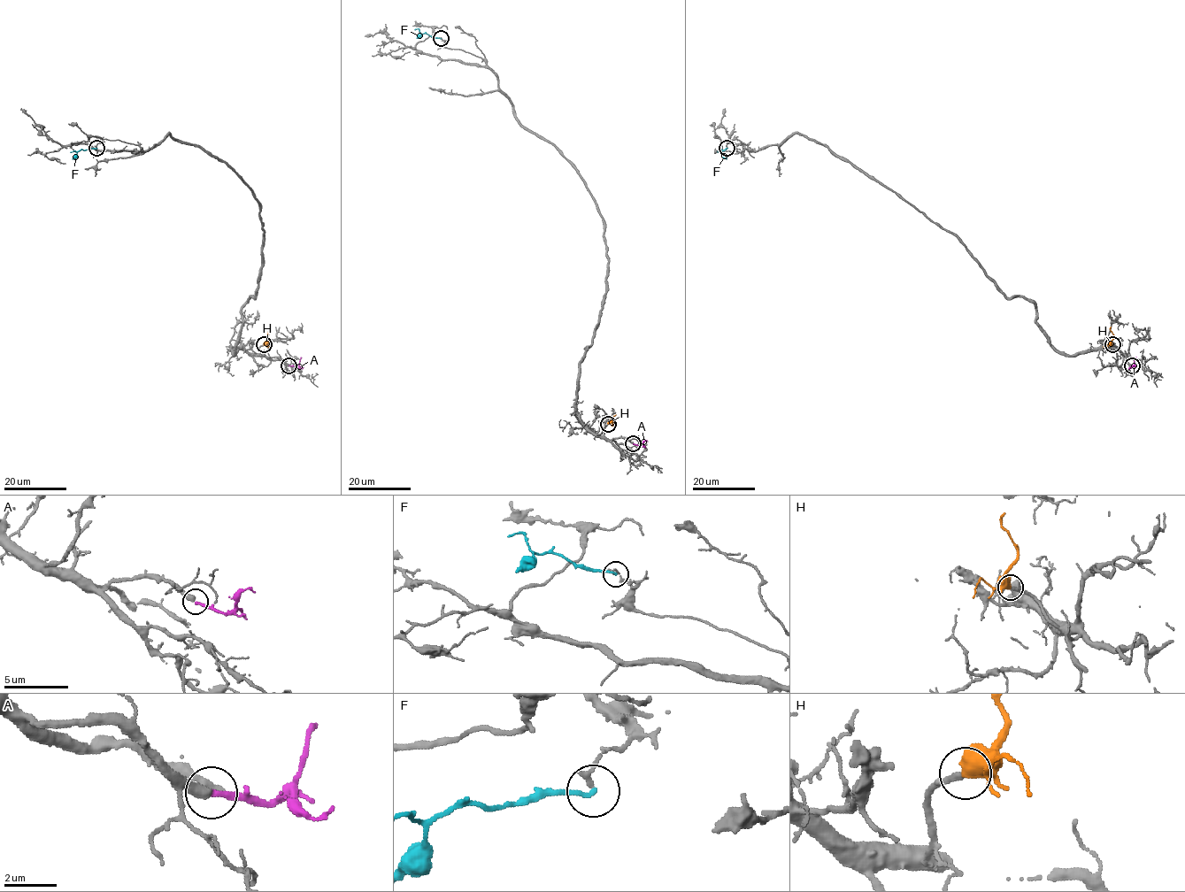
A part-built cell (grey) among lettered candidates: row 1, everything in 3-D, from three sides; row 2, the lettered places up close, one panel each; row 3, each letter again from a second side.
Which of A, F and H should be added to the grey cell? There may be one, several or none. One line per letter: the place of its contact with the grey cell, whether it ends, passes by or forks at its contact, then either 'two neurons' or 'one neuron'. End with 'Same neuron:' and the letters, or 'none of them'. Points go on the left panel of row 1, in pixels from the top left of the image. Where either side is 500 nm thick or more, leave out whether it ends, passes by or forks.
A: (288, 365) | it ends | one neuron
F: (96, 148) | it ends | two neurons
H: (264, 344) | one neuron
Same neuron: A, H

